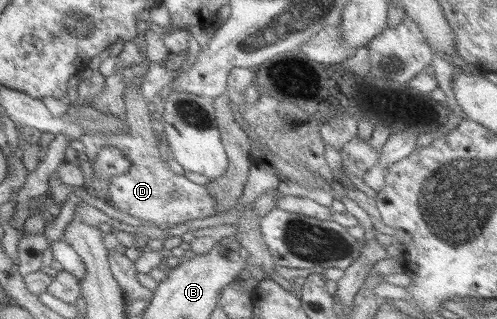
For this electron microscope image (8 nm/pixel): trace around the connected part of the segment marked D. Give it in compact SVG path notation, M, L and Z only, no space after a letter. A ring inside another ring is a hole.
M140 83L125 85L124 102L125 117L123 118L130 130L123 133L84 133L80 141L84 144L84 155L92 162L98 151L104 147L116 147L130 159L130 170L109 178L110 204L124 214L146 221L152 226L178 226L187 221L203 219L215 213L215 202L206 189L199 184L192 183L186 177L172 171L167 162L160 158L159 144L151 126L151 119L155 116L148 108L149 101L142 93Z

